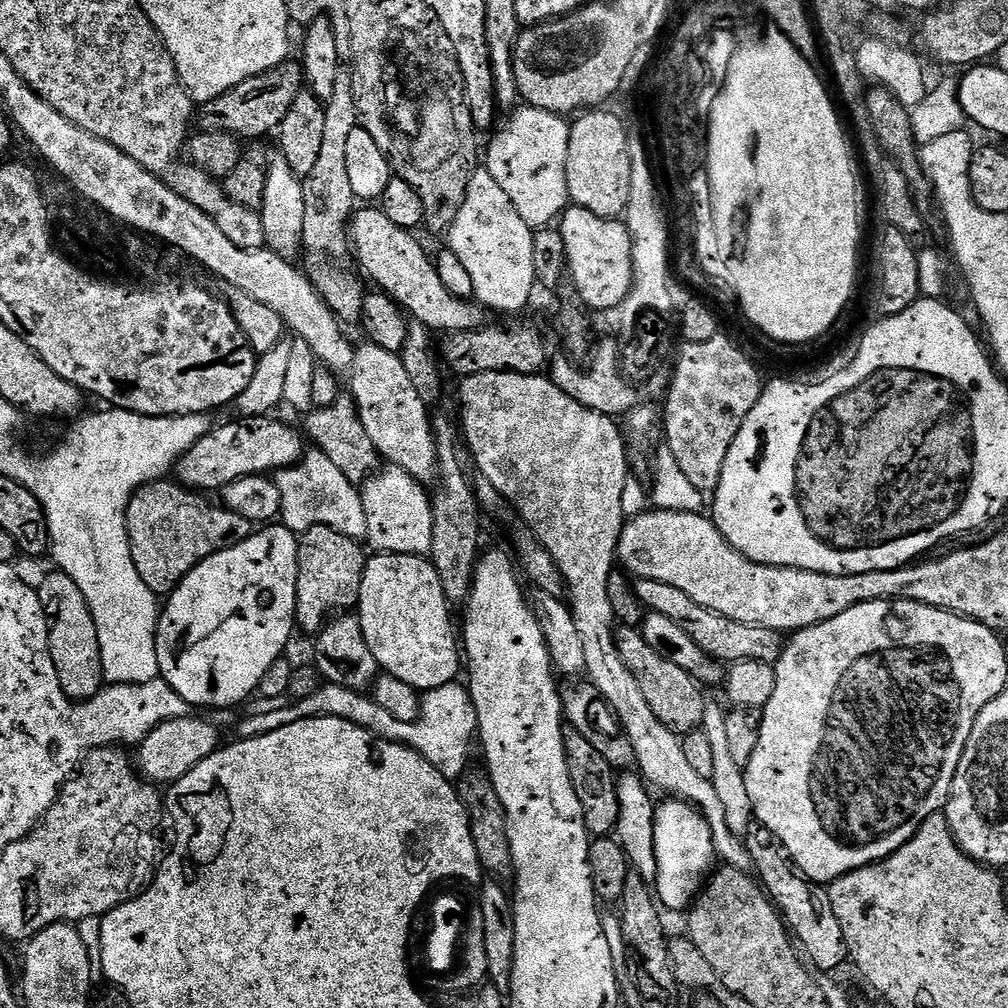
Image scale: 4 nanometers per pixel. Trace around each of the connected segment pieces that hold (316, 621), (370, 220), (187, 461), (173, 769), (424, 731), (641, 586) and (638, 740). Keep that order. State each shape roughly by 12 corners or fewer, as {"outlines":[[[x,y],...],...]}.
{"outlines":[[[318,525],[298,543],[296,628],[359,605],[361,541]],[[376,206],[350,244],[363,275],[436,334],[485,327],[433,257]],[[271,415],[217,423],[176,461],[179,483],[216,494],[303,460]],[[193,714],[141,740],[141,776],[171,786],[221,747],[221,729]],[[325,683],[286,710],[245,716],[249,740],[306,718],[342,718],[413,748],[459,781],[480,727],[463,683],[420,697],[414,722]],[[637,579],[648,612],[678,622],[707,656],[775,665],[786,643],[666,582]],[[544,374],[463,377],[479,471],[550,550],[587,679],[653,789],[752,868],[646,703],[606,586],[630,475],[615,419]]]}

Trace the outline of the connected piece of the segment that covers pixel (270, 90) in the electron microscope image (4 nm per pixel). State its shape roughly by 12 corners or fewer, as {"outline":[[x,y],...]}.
{"outline":[[285,62],[199,105],[199,127],[275,133],[305,87]]}

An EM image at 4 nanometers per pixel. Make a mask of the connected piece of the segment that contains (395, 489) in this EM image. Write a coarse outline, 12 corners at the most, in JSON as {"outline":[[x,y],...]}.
{"outline":[[398,464],[359,489],[373,553],[432,550],[432,502]]}

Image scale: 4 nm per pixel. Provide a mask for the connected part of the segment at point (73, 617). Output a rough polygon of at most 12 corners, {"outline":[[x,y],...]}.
{"outline":[[66,573],[38,584],[62,690],[105,687],[94,614]]}

